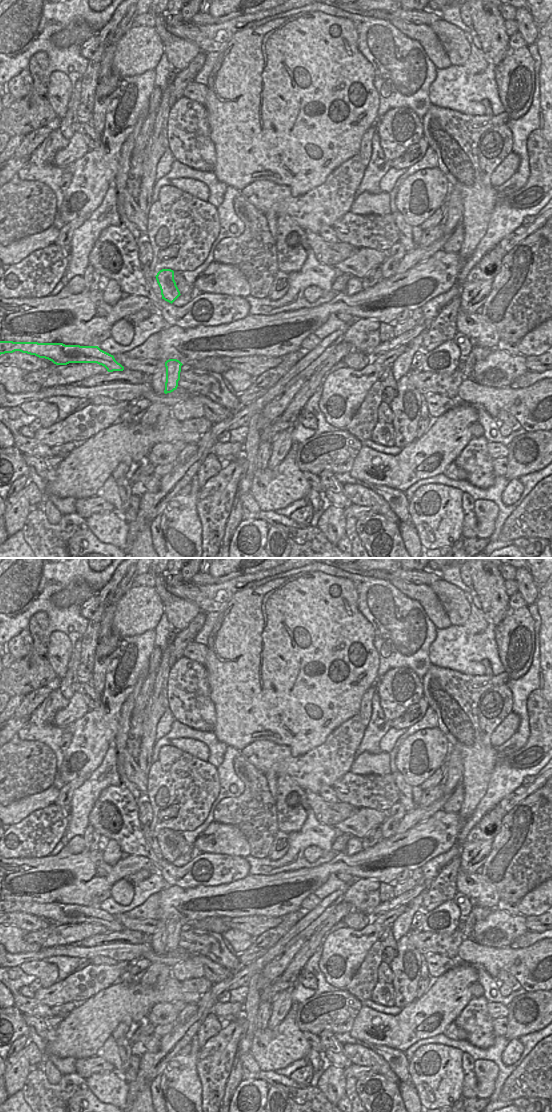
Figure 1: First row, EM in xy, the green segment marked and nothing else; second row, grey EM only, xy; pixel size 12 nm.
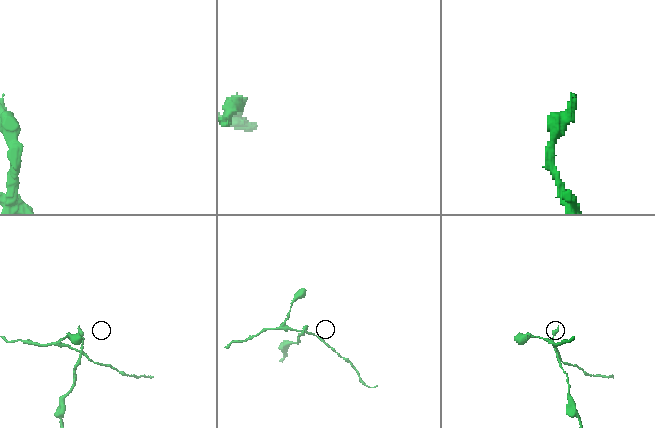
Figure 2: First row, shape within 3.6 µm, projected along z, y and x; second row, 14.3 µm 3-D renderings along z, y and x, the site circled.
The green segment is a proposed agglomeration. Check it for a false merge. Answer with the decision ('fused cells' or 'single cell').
fused cells

